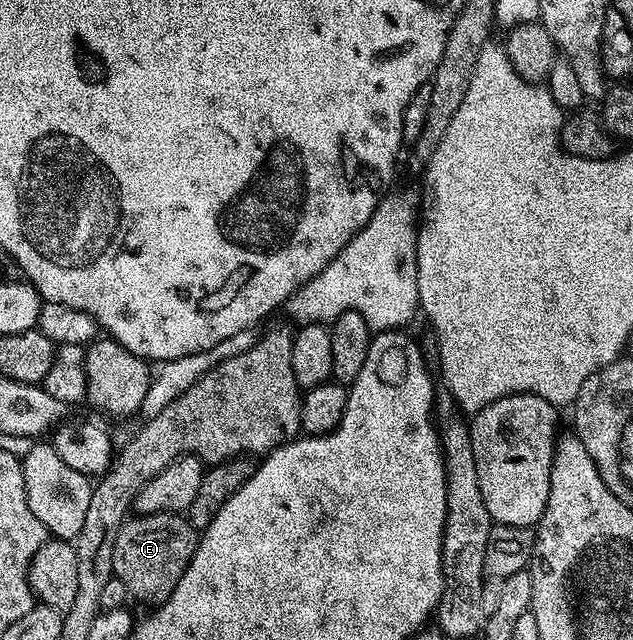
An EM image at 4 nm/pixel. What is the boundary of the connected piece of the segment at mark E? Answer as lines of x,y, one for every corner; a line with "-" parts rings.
175,513
130,516
115,536
113,576
127,587
134,602
146,601
149,607
159,606
169,598
171,591
175,591
179,579
183,579
198,540
198,530
184,516

